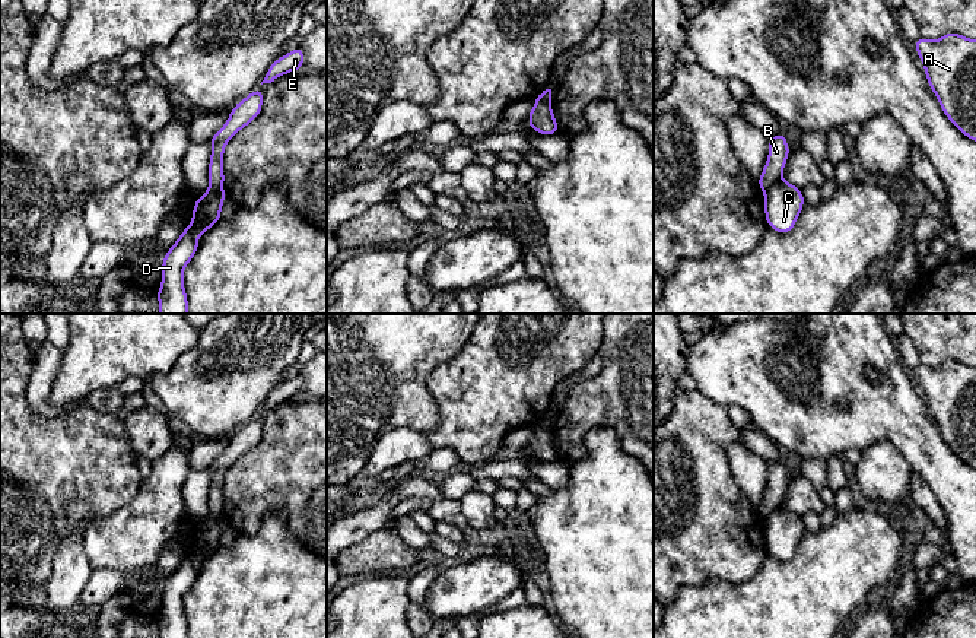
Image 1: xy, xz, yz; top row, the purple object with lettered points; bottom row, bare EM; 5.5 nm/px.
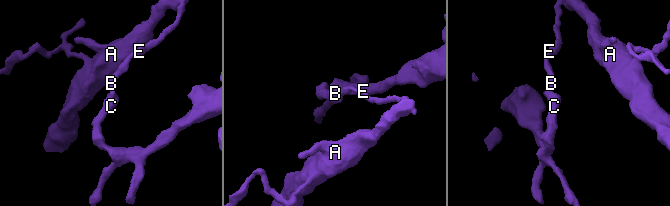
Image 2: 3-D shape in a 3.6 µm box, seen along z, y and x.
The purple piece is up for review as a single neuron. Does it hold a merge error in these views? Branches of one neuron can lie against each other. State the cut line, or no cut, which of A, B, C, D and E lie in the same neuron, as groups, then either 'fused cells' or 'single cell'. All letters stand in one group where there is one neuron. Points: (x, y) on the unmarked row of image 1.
yz (781, 505), (765, 520) | A B E / C D | fused cells

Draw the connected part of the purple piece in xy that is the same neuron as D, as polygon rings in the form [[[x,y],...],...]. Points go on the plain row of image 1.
[[[212,514],[197,524],[190,553],[181,559],[163,584],[162,609],[156,620],[159,638],[188,638],[182,599],[197,580],[198,564],[222,547],[220,537],[225,526],[223,517]]]

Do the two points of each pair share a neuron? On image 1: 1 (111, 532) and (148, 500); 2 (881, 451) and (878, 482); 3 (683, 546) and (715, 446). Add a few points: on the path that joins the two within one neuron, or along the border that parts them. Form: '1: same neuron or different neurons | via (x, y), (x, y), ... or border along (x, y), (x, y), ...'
1: same neuron | via (123, 532), (143, 511)
2: same neuron | via (881, 459), (881, 475)
3: same neuron | via (684, 521), (684, 478), (692, 470)

